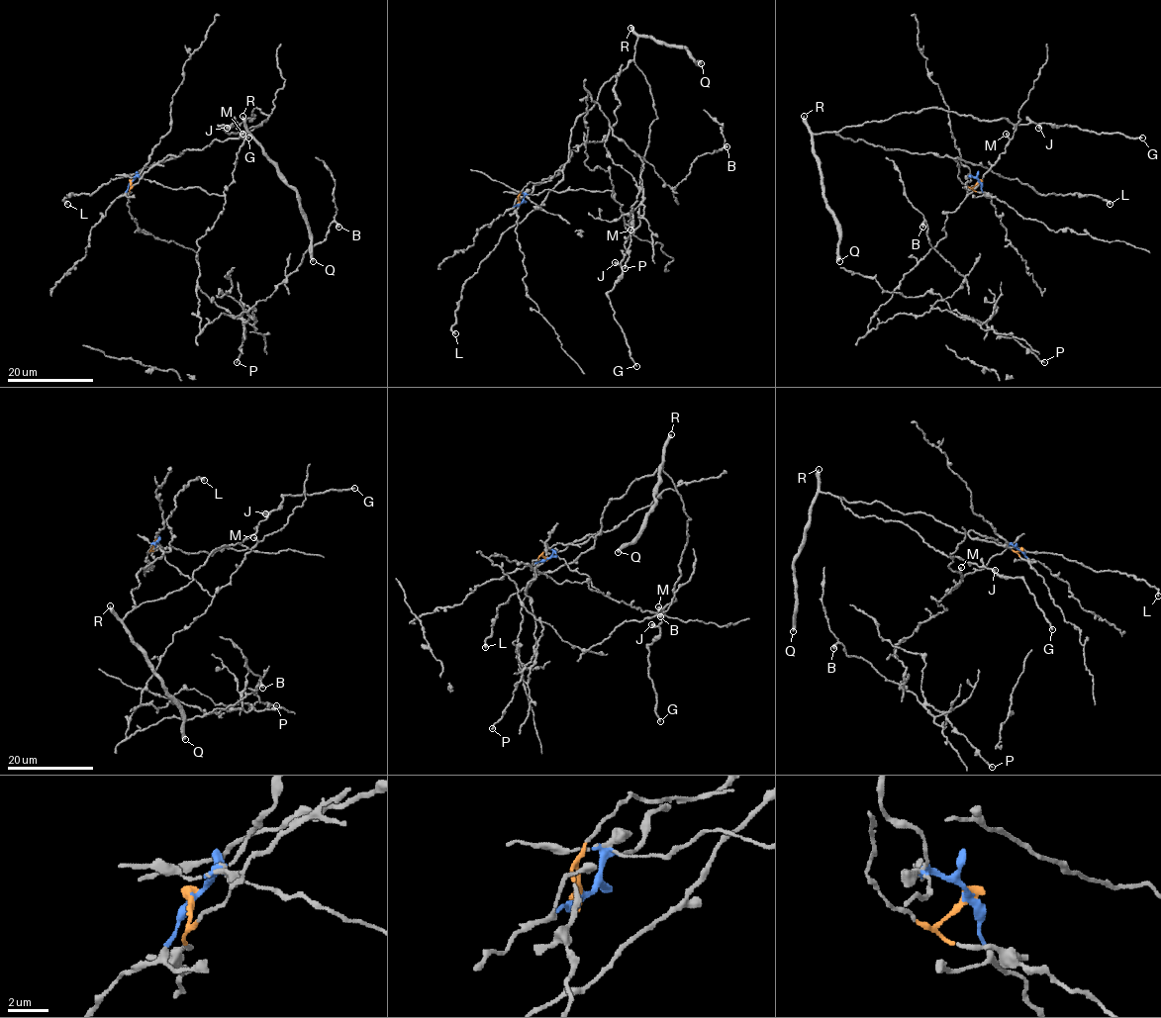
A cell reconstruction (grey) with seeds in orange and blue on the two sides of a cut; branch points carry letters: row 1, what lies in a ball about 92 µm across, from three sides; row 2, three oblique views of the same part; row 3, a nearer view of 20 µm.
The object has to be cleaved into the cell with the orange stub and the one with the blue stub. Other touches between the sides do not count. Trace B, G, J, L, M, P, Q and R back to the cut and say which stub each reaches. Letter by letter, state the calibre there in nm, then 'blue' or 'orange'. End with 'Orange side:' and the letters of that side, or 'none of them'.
B: 500 nm | blue
G: 240 nm | orange
J: 480 nm | orange
L: 400 nm | orange
M: 320 nm | blue
P: 200 nm | blue
Q: 480 nm | orange
R: 320 nm | orange
Orange side: G, J, L, Q, R

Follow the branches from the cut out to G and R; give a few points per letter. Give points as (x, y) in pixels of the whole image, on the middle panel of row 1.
G: (519, 203), (531, 181), (560, 170), (574, 121), (632, 60), (657, 117), (640, 225), (608, 298), (636, 366)
R: (519, 203), (531, 181), (547, 181), (561, 169), (574, 121), (632, 58), (636, 38), (630, 28)

